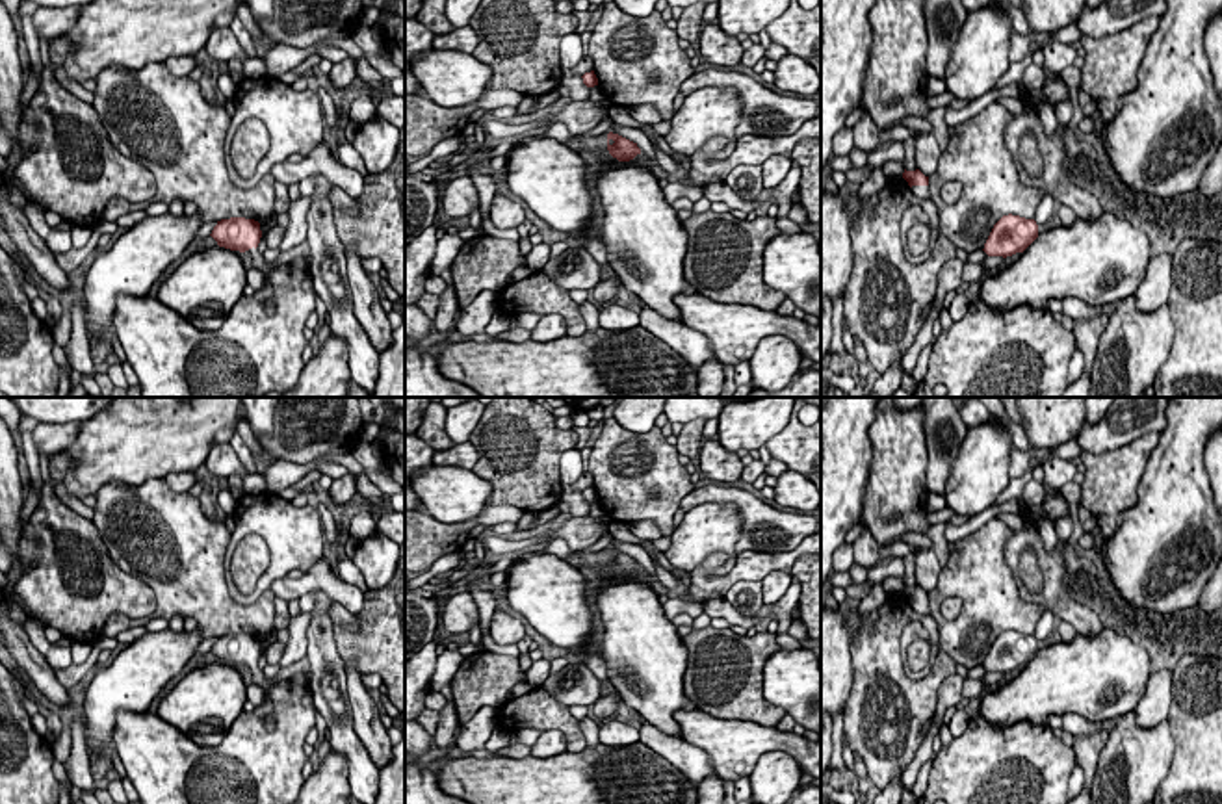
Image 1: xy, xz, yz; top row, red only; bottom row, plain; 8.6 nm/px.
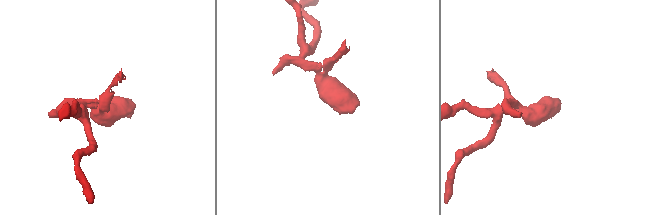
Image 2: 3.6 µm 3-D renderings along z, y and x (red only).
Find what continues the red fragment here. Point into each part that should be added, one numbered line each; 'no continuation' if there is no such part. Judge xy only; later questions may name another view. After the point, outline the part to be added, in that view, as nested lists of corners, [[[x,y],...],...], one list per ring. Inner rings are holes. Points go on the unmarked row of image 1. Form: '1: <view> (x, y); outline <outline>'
1: xy (257, 674); outline [[[254,663],[249,665],[249,670],[251,670],[253,683],[258,685],[258,687],[262,687],[264,693],[273,687],[275,681],[267,680],[264,676],[264,670],[260,670]]]

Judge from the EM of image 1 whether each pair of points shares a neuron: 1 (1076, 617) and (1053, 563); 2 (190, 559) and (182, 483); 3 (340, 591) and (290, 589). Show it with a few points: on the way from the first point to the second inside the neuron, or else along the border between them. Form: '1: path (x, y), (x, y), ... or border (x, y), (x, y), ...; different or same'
1: path (1063, 604), (1053, 595), (1053, 576); same
2: border (164, 479), (175, 491), (186, 492); different
3: path (327, 583), (303, 585); same

